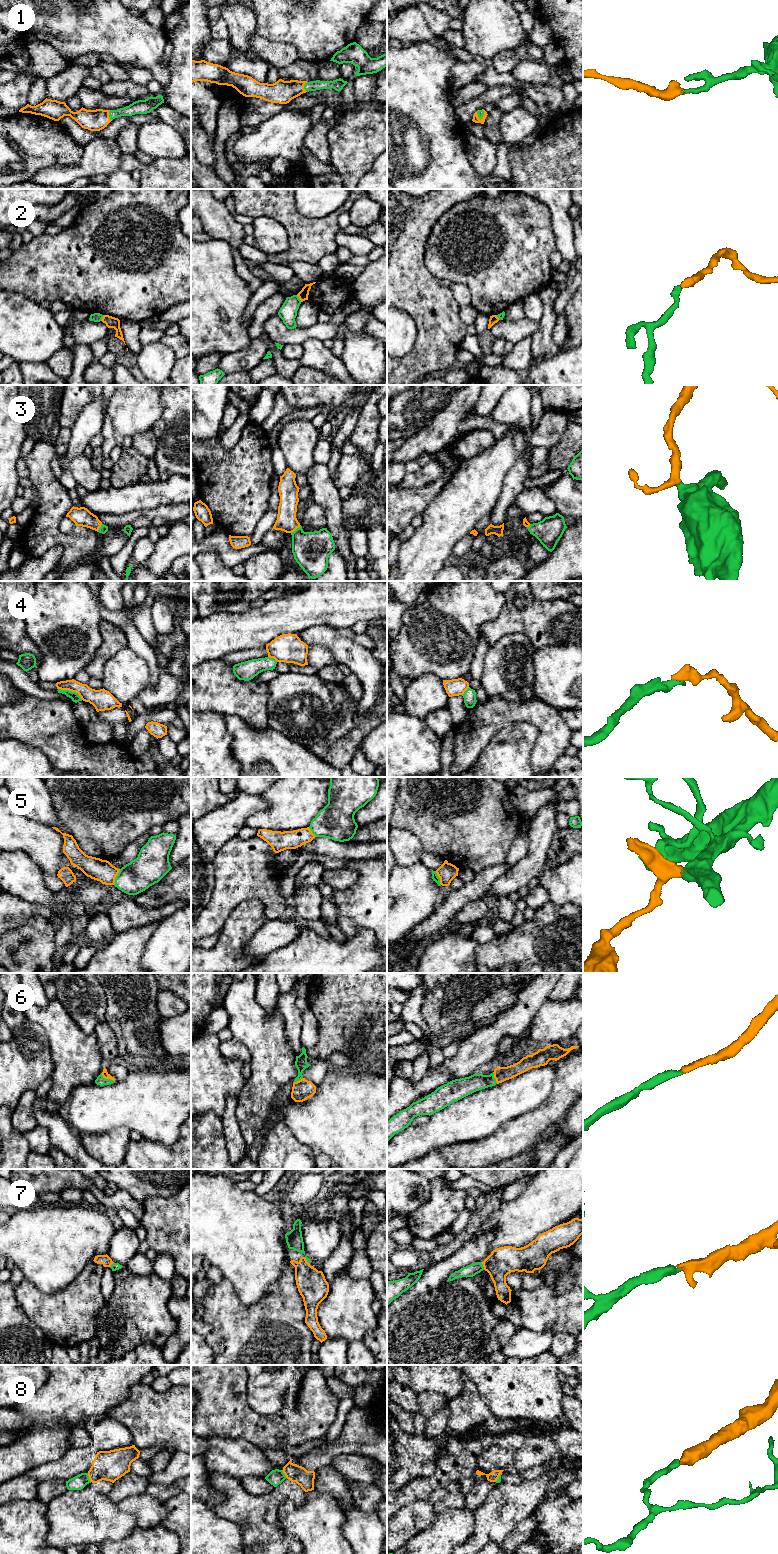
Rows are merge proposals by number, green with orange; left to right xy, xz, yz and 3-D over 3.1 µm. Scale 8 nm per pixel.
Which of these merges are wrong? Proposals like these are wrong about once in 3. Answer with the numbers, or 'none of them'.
2, 4, 5, 8

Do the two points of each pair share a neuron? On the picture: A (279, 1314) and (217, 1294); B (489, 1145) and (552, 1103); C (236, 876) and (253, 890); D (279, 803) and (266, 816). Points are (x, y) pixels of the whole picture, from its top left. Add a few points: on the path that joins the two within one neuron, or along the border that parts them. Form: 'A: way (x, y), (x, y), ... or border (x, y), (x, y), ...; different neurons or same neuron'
A: way (264, 1314), (237, 1314), (232, 1309); same neuron
B: way (505, 1143), (520, 1134), (536, 1119); same neuron
C: way (240, 877), (249, 886); same neuron
D: way (277, 806), (269, 814); same neuron

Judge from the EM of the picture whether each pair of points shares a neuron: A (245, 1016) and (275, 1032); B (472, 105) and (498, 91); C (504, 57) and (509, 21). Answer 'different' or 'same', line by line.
A: same
B: same
C: different

